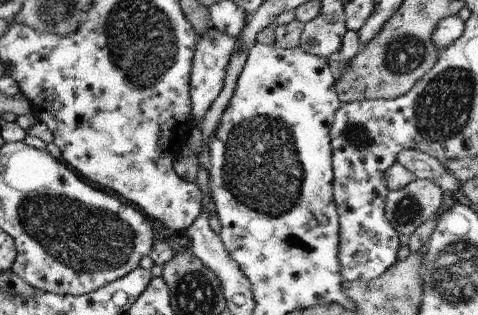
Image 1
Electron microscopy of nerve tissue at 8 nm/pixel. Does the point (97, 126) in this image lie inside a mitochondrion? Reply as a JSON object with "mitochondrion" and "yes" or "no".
{"mitochondrion":"no"}

